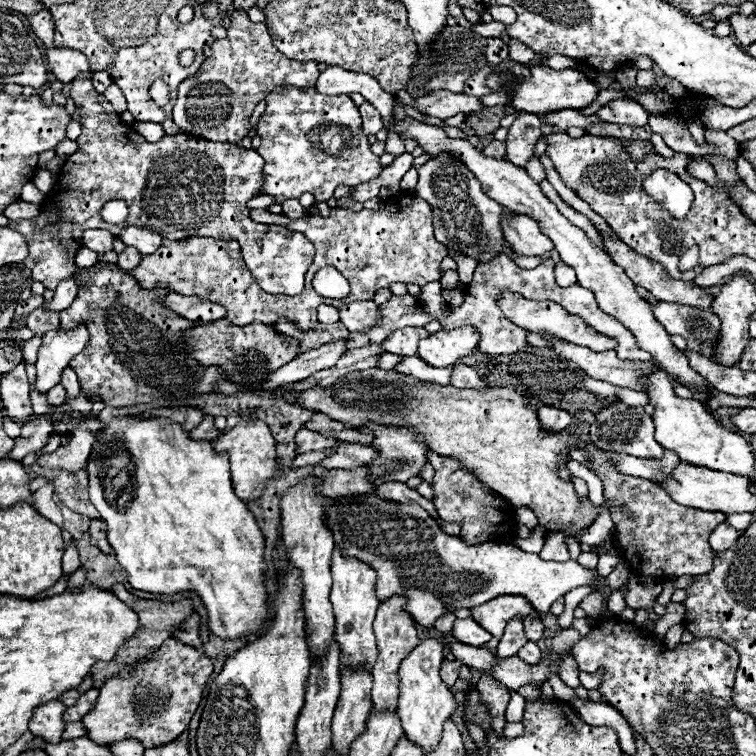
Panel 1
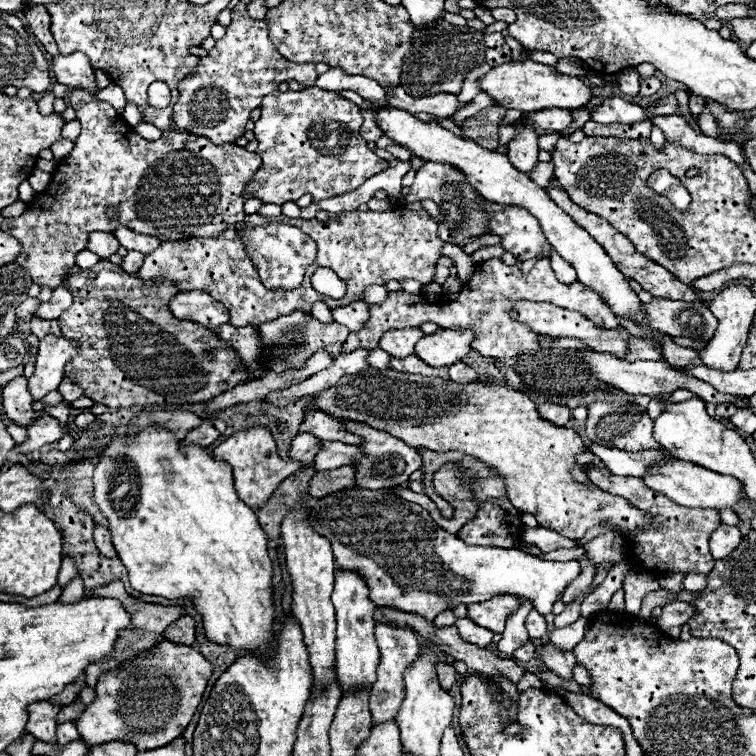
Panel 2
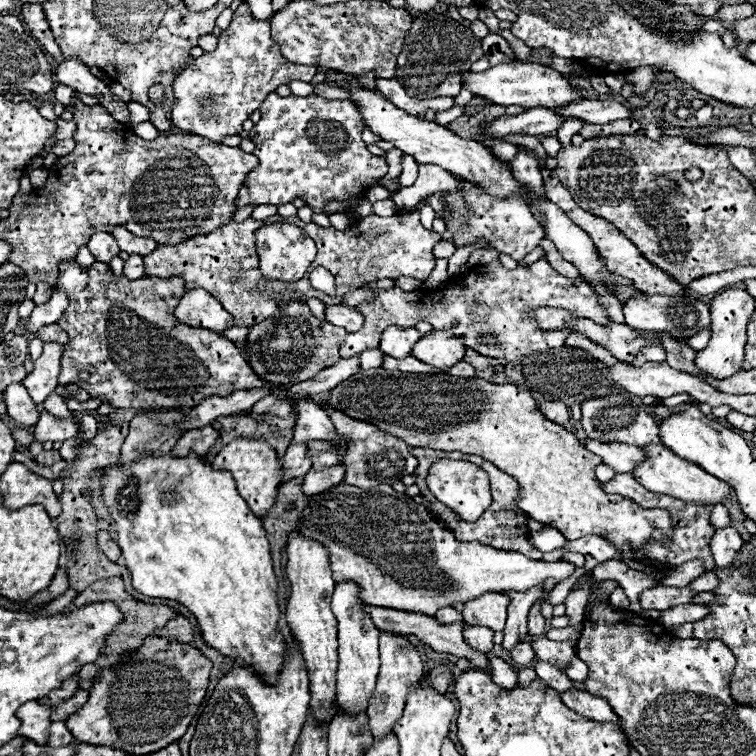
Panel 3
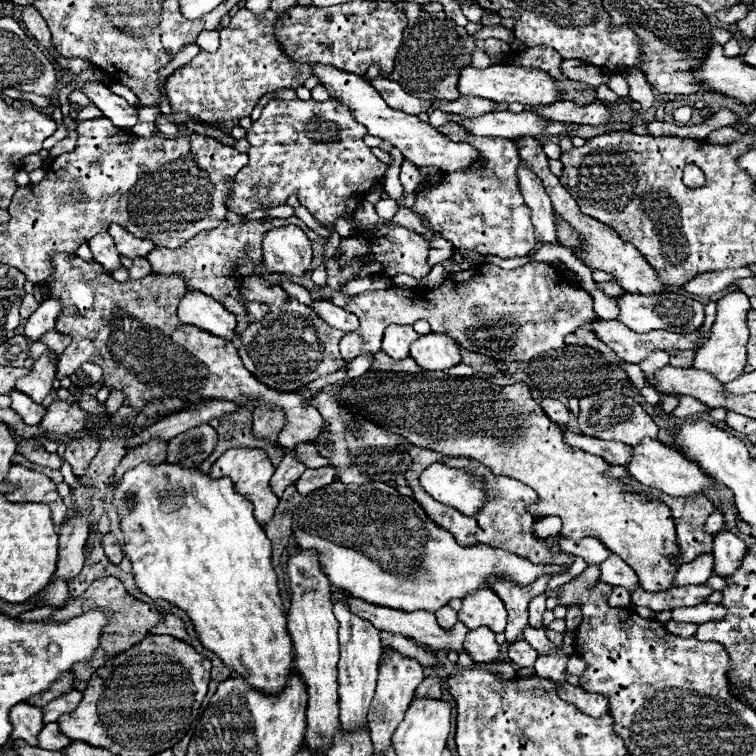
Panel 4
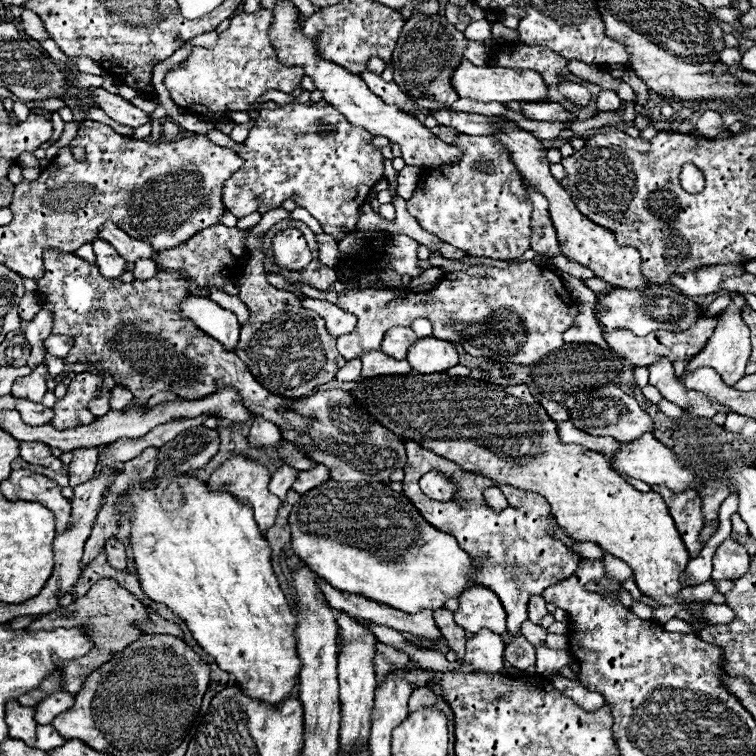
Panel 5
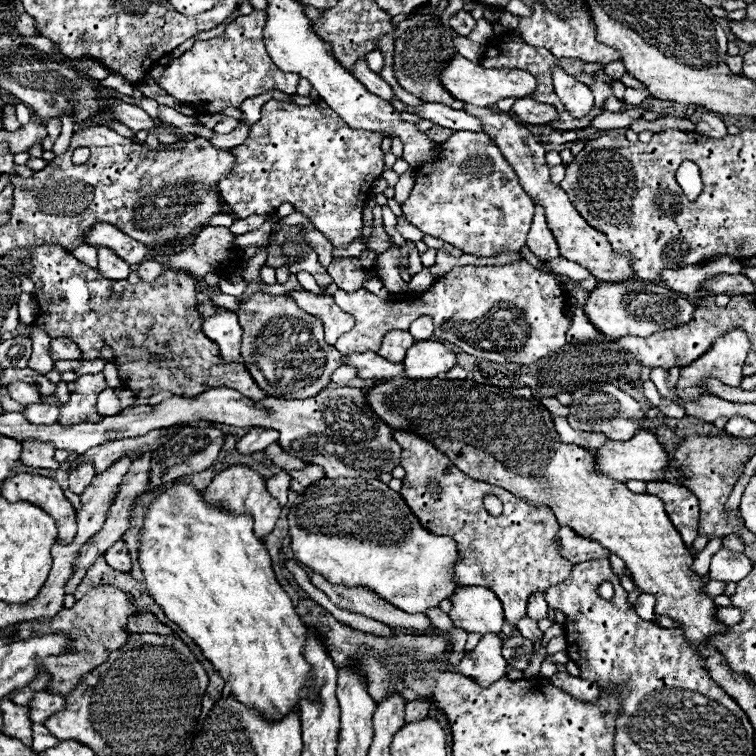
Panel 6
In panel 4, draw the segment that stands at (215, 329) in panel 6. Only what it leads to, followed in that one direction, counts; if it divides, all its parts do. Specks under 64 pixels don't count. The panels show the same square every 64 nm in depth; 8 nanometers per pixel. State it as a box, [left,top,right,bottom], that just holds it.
[178,290,236,342]

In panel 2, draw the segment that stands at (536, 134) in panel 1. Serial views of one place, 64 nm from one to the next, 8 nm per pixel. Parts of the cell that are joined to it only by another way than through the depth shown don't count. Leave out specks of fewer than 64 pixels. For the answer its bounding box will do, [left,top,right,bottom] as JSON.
[508,124,538,176]

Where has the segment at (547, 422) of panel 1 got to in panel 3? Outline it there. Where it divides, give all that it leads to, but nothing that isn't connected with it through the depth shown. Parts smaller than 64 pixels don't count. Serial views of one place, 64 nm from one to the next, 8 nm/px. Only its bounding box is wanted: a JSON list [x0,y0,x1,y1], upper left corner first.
[540,400,570,426]

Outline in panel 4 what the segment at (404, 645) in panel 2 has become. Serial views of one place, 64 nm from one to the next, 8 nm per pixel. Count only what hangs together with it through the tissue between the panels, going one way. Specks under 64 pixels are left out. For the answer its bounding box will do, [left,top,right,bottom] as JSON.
[368,648,424,754]

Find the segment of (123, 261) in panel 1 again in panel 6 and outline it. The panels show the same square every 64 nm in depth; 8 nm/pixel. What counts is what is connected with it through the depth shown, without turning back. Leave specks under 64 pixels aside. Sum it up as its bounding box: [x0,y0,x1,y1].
[138,260,164,282]

